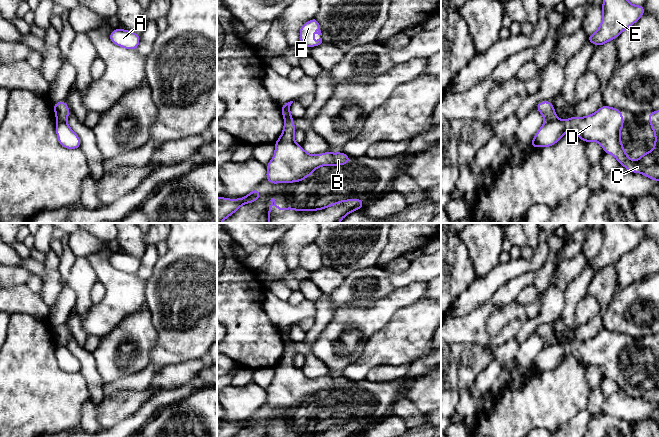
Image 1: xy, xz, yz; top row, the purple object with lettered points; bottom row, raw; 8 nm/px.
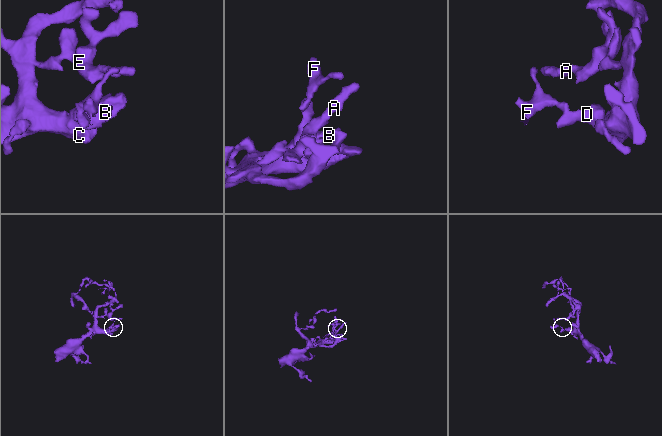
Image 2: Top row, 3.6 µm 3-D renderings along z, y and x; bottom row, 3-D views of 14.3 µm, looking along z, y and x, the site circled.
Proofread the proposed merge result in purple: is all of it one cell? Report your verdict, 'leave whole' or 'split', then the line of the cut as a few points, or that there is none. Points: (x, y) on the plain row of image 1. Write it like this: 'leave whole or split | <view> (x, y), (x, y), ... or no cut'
split | yz (556, 341), (545, 345)

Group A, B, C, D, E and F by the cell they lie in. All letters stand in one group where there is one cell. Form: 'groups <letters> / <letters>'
groups A B C D E / F

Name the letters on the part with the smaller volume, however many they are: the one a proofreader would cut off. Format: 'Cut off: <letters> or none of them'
Cut off: F

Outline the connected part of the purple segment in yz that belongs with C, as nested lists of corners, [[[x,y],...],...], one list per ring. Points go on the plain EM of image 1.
[[[606,329],[586,341],[545,345],[530,369],[531,372],[553,370],[570,354],[585,367],[600,367],[604,377],[613,379],[628,395],[641,397],[659,406],[659,334],[648,337],[647,341],[655,358],[655,368],[652,375],[643,377],[637,385],[628,381],[620,363],[620,355],[624,350],[622,336]]]

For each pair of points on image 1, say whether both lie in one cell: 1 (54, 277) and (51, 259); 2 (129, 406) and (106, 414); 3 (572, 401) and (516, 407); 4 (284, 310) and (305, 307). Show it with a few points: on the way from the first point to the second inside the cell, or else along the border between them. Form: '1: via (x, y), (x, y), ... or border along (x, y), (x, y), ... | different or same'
1: via (52, 273), (51, 263) | same
2: via (123, 406), (118, 406), (112, 410) | same
3: via (558, 401), (543, 401), (530, 407) | same
4: via (289, 310), (300, 310) | same

